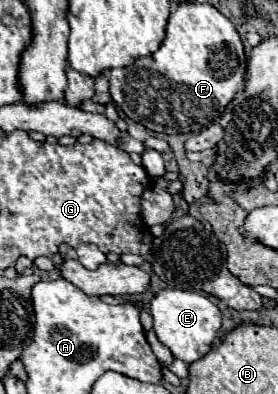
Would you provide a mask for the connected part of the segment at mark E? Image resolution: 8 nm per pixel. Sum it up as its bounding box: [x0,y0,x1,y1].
[149,290,221,364]

